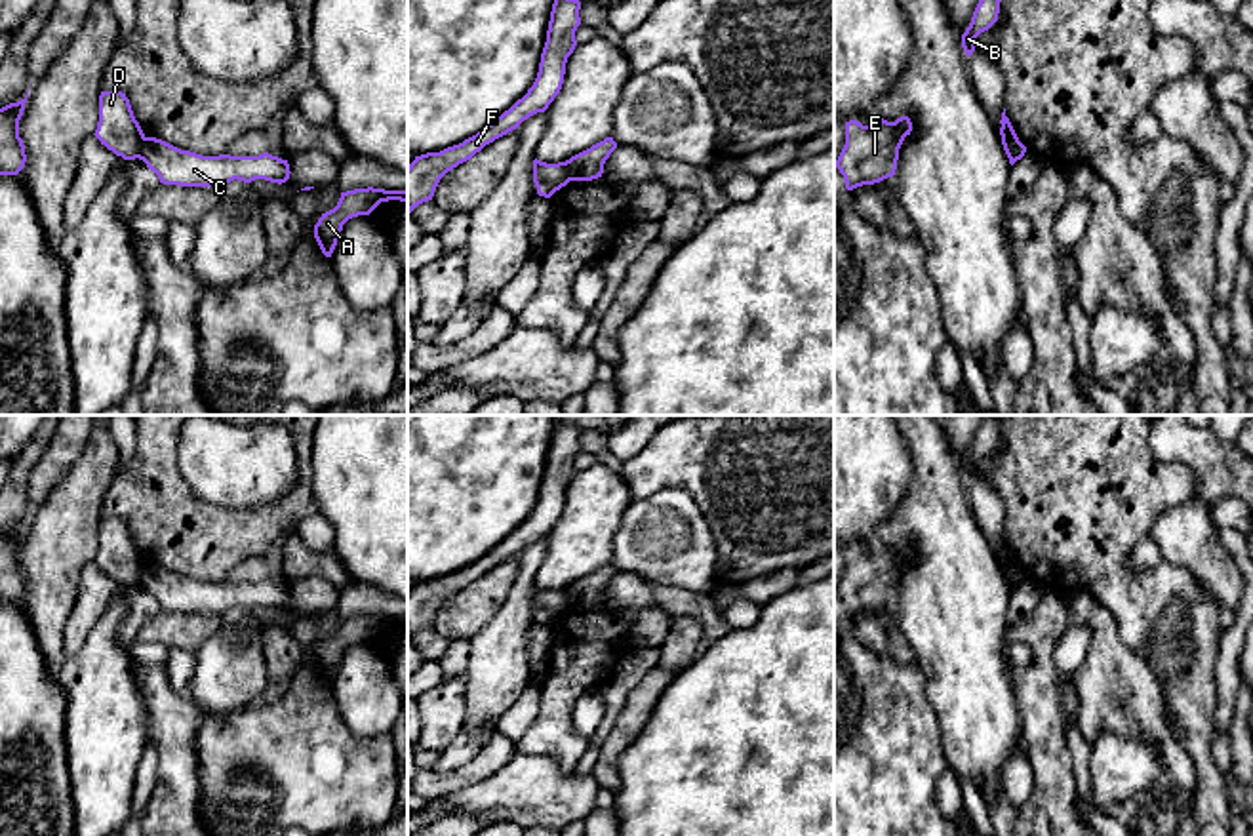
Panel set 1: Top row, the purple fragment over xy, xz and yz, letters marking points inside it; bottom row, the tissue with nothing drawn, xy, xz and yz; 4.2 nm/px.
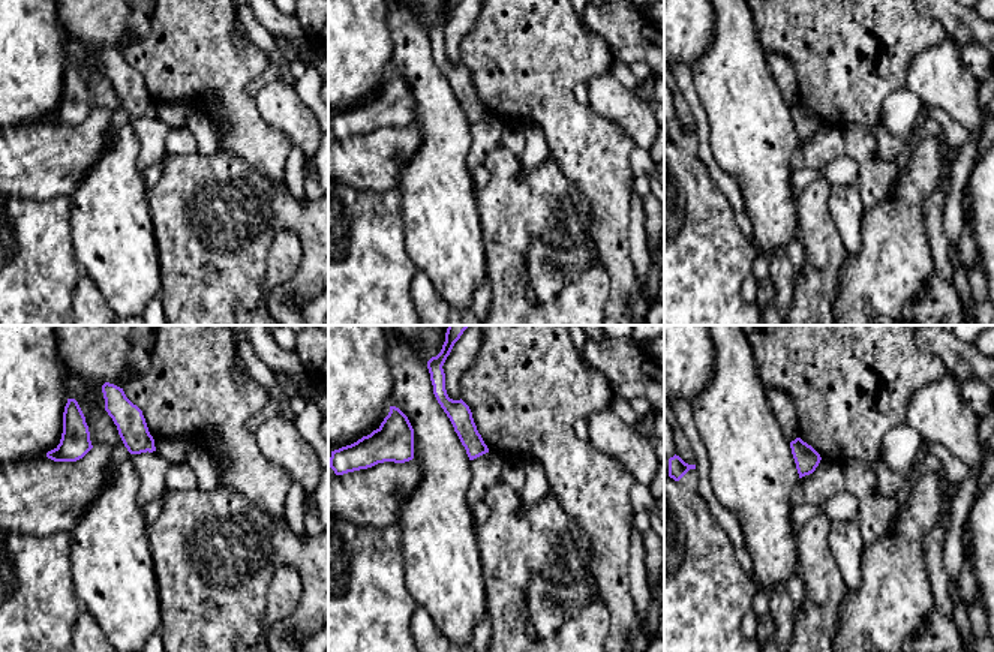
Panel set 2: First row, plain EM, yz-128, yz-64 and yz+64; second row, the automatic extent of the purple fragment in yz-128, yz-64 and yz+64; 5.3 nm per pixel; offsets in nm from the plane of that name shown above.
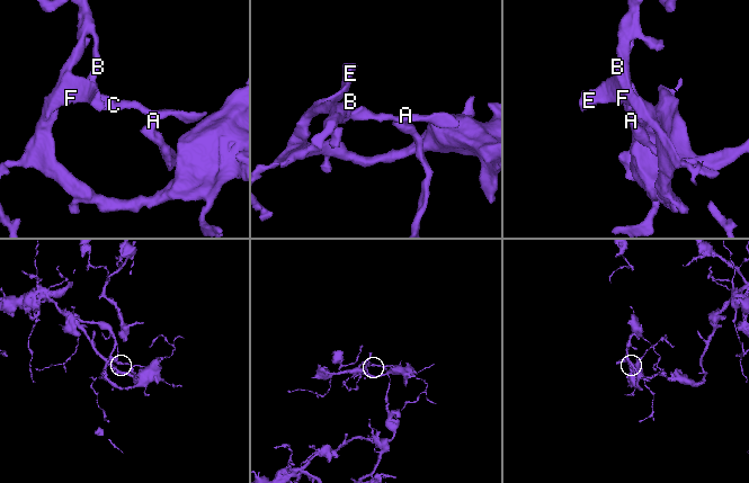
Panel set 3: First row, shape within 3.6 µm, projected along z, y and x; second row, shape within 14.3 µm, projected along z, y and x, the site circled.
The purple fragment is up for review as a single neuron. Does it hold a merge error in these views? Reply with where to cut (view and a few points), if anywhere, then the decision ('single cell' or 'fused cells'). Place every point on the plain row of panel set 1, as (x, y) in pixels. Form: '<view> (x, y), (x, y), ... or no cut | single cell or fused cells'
xy (145, 564), (138, 583) | fused cells

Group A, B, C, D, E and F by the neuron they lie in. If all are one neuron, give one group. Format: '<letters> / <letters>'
A C / B D E F

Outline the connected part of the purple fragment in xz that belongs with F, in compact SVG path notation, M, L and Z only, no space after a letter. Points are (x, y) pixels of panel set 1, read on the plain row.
M558 421L554 423L539 499L533 512L522 526L463 569L448 573L440 579L415 583L415 587L408 592L409 640L419 630L432 627L440 606L448 598L470 587L486 571L516 556L529 543L548 535L562 516L567 484L577 472L575 457L581 451L579 436L579 427Z

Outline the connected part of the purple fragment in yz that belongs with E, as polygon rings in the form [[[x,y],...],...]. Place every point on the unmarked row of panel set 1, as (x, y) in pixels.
[[[874,541],[868,552],[845,548],[845,571],[836,587],[845,615],[874,611],[895,602],[899,575],[912,558],[908,543],[887,548]]]

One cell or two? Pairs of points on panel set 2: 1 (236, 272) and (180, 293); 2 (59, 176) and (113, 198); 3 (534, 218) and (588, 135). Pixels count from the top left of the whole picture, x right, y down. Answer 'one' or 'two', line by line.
1: one
2: two
3: two

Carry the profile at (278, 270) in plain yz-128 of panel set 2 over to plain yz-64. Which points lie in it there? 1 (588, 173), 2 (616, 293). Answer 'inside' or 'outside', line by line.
1: inside
2: inside

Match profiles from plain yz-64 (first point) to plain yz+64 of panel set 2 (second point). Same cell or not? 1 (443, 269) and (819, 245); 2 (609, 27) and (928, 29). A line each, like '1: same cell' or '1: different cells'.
1: different cells
2: different cells

